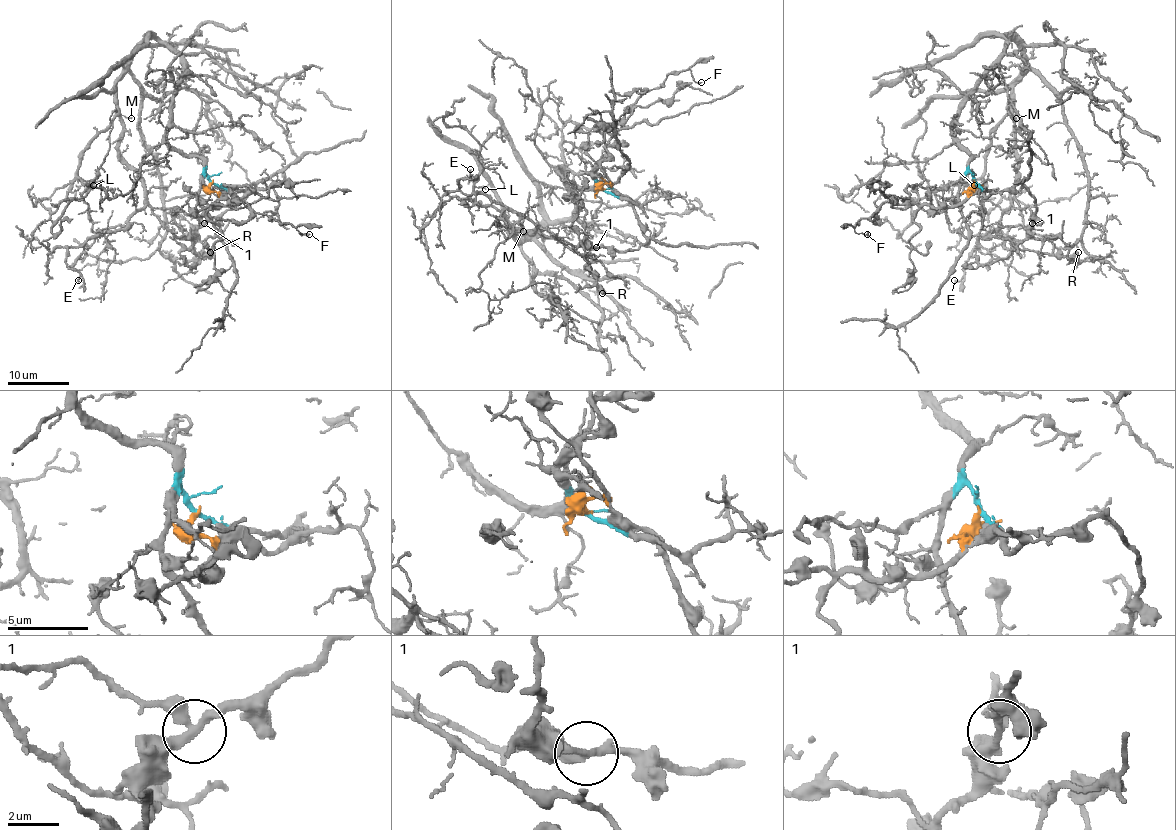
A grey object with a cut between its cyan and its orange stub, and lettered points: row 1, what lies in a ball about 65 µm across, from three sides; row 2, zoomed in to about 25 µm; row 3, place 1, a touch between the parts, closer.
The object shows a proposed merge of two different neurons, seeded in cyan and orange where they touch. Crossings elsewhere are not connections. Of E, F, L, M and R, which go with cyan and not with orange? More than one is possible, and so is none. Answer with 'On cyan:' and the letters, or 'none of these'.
On cyan: E, L, M

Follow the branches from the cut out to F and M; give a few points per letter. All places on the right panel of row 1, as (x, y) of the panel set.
F: (974, 183), (966, 197), (954, 206), (885, 201), (870, 218), (856, 224), (854, 230), (867, 233)
M: (974, 183), (972, 157), (957, 141), (953, 120), (1011, 37), (1023, 54), (1023, 74), (1014, 85), (1015, 118)

